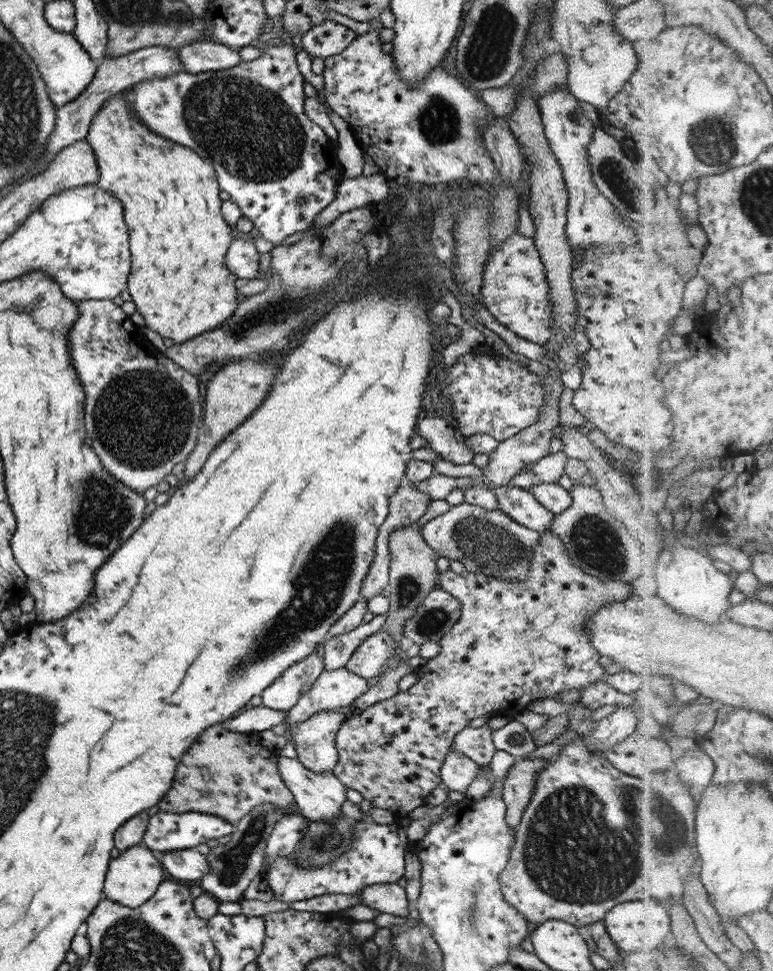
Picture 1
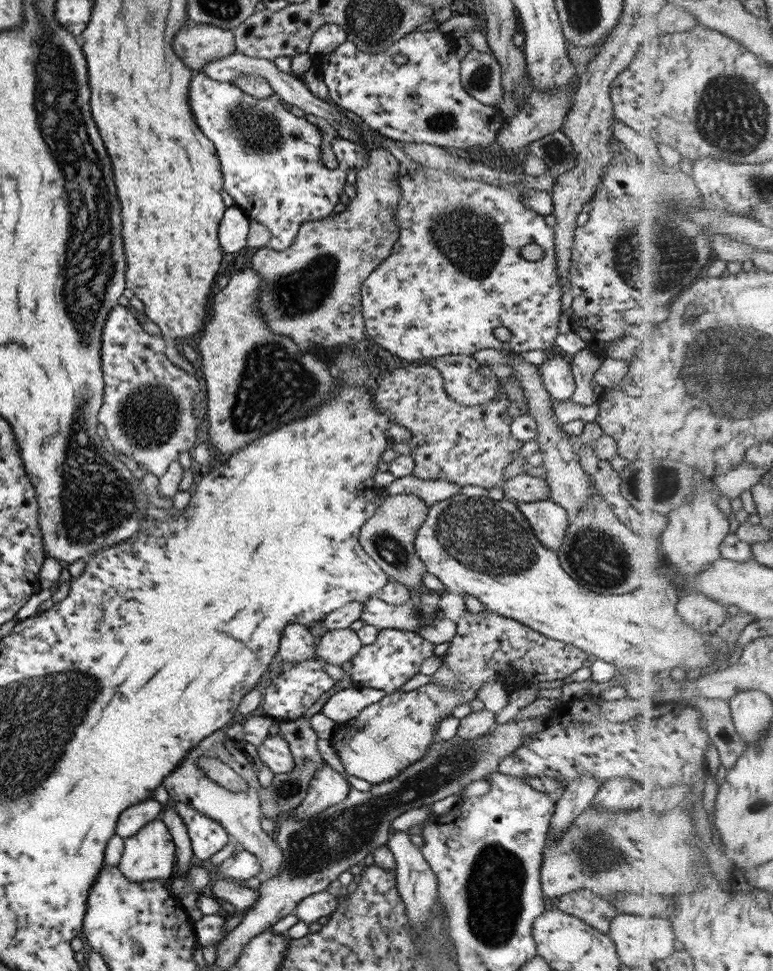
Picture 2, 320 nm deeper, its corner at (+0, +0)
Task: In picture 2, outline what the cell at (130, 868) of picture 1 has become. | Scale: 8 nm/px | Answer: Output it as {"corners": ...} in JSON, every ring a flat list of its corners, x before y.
{"corners":[[159,818,147,821,135,834,122,839,122,853,116,866,117,870,127,880,142,883,150,880,163,882,171,873,175,865,174,844,167,827]]}

